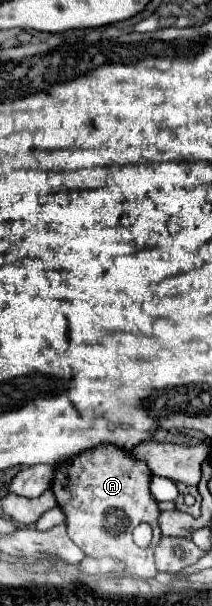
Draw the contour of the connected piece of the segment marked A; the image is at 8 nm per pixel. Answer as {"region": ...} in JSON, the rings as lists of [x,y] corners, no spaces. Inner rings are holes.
{"region":[[[110,443],[86,449],[70,461],[58,463],[54,469],[52,491],[66,515],[68,537],[90,557],[116,557],[124,561],[126,571],[134,577],[156,577],[154,547],[162,535],[158,527],[160,509],[150,491],[150,479],[152,471],[144,461]],[[114,519],[126,519],[126,523],[114,523]],[[142,521],[150,523],[154,529],[154,539],[148,549],[140,549],[132,541],[132,529]]]}

